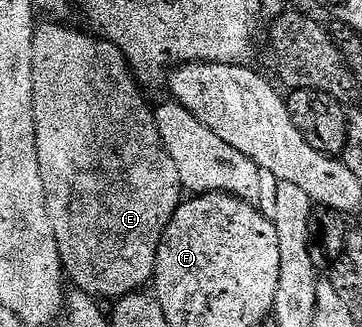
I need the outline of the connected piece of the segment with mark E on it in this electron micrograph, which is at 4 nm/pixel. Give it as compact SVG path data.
M48 24L48 26L38 25L33 31L33 47L31 48L31 68L33 88L31 91L31 141L33 143L33 156L37 164L37 176L41 184L41 192L43 195L43 201L45 204L45 215L49 218L49 233L55 236L55 244L57 245L57 251L61 257L61 268L66 279L69 278L73 281L72 285L76 289L81 290L83 293L92 296L94 299L102 300L101 298L110 298L110 300L116 300L118 298L124 298L127 294L135 294L144 291L146 287L150 285L153 276L153 265L157 259L157 246L161 242L161 232L165 228L165 223L171 220L171 216L177 211L178 206L183 201L183 187L179 180L179 172L175 168L175 164L171 160L171 156L165 151L165 145L161 142L161 137L157 135L157 123L155 121L154 111L149 110L147 103L141 99L141 94L137 91L138 83L135 81L134 75L128 75L125 73L125 66L122 66L122 60L120 54L117 54L117 50L113 50L112 46L97 45L97 42L86 41L85 38L78 37L77 31L74 34L66 33L64 30L59 30L55 24Z

